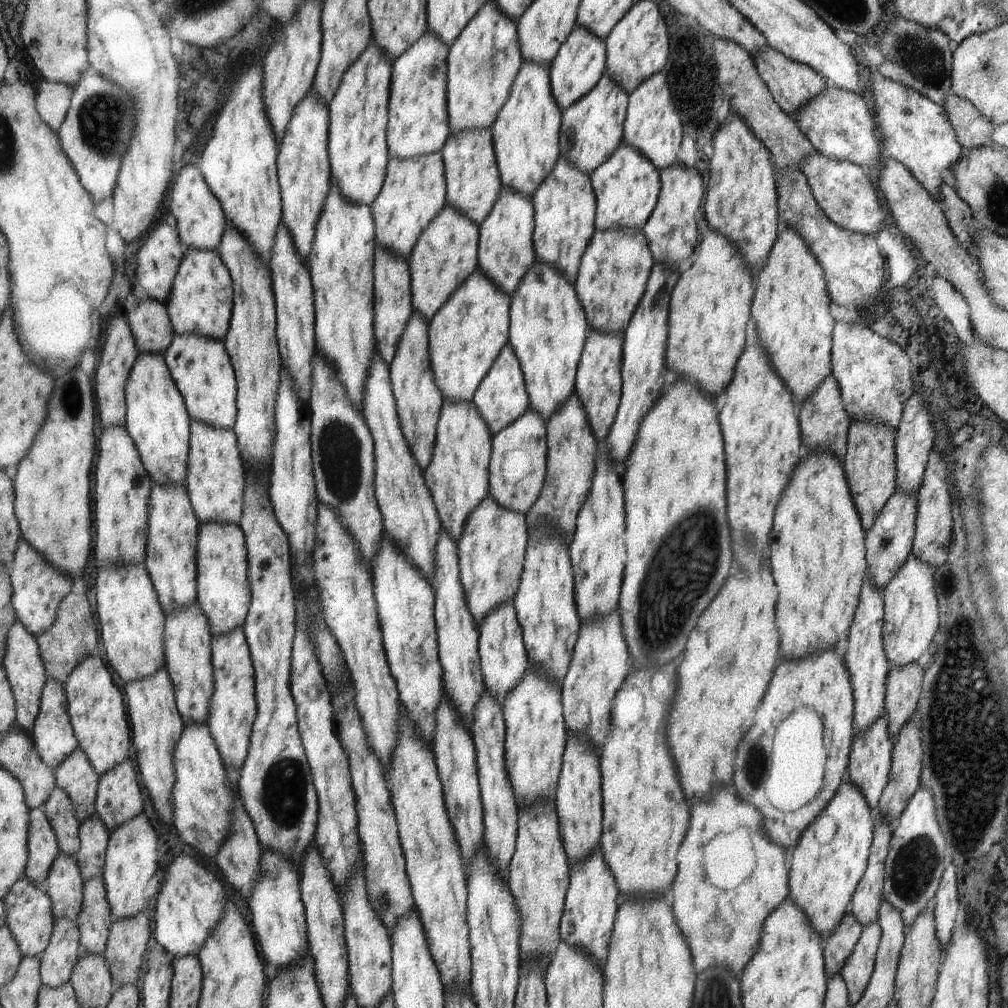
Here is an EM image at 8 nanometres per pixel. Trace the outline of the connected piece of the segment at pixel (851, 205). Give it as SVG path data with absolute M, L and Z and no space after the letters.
M811 153L800 162L798 171L806 178L811 194L823 214L837 227L871 236L883 230L886 209L864 168L849 161L833 160L819 153Z

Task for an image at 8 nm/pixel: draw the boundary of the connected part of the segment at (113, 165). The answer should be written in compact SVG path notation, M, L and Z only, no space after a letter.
M93 67L83 73L83 78L74 88L72 103L63 126L58 130L63 150L74 164L83 186L92 198L101 202L114 198L115 187L122 169L123 159L127 154L132 138L136 133L135 104L127 91L107 80Z

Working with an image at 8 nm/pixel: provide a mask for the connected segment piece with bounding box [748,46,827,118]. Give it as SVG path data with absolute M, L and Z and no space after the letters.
M769 46L761 47L748 54L754 62L759 78L771 93L772 99L791 118L812 96L818 95L827 84L827 80L818 75L811 67L788 59Z

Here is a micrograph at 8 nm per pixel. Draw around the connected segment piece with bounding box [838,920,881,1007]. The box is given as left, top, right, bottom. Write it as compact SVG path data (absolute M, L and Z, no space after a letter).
M876 920L864 925L851 954L838 972L846 986L848 1004L851 1007L861 998L870 979L880 936Z

